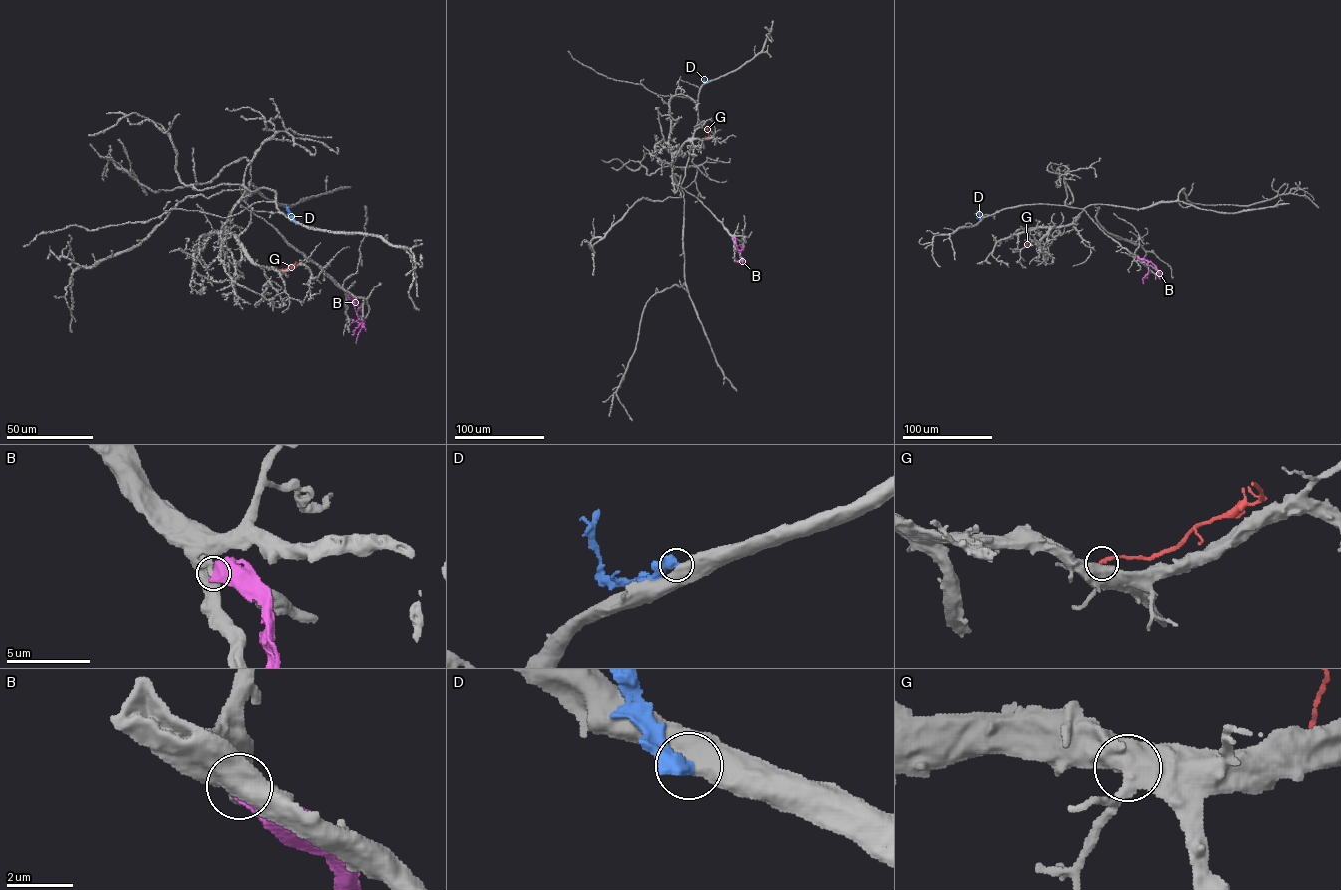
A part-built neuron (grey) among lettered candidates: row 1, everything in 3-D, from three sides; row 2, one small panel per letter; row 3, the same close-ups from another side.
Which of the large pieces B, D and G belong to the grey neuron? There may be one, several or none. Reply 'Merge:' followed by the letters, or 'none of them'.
Merge: none of them

